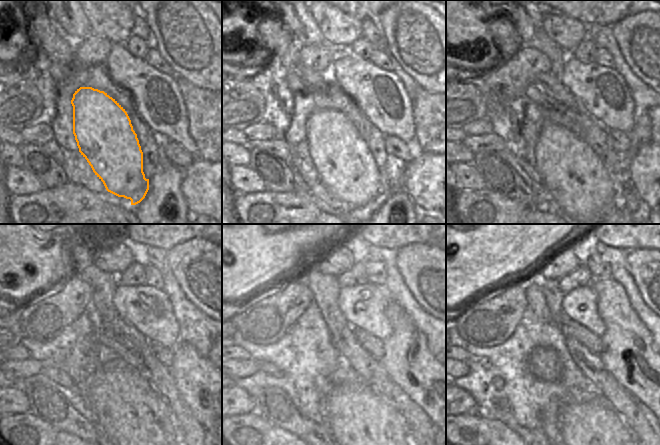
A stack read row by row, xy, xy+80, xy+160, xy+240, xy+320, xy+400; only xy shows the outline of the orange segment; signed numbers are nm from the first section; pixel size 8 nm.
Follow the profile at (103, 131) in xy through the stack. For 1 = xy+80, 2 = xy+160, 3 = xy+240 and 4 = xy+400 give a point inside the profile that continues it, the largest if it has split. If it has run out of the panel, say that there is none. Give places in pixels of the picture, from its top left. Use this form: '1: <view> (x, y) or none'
1: xy+80 (345, 166)
2: xy+160 (577, 178)
3: xy+240 (137, 420)
4: xy+400 (582, 427)

